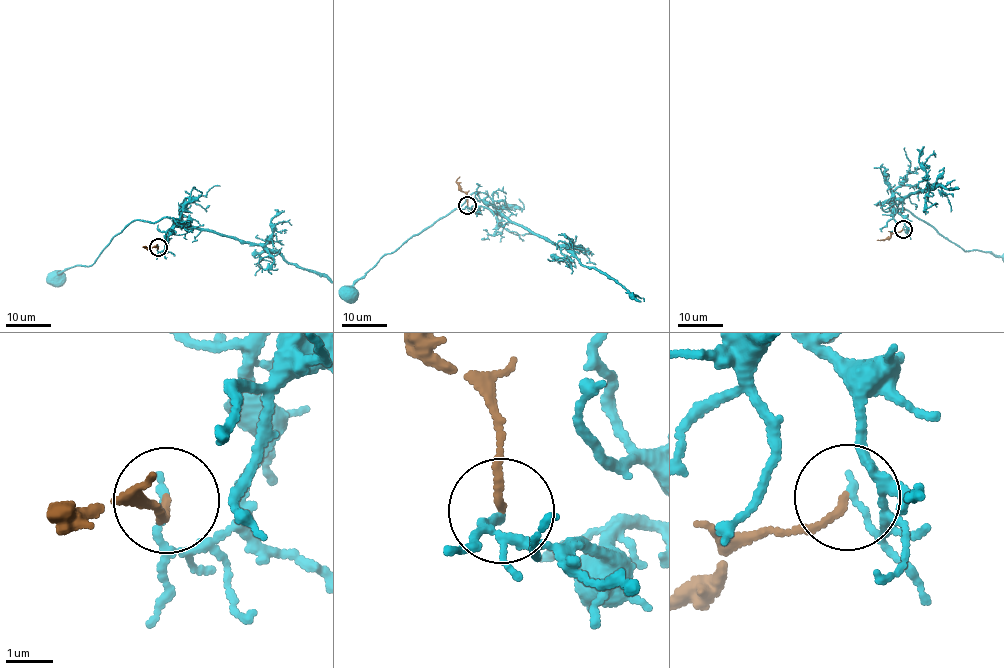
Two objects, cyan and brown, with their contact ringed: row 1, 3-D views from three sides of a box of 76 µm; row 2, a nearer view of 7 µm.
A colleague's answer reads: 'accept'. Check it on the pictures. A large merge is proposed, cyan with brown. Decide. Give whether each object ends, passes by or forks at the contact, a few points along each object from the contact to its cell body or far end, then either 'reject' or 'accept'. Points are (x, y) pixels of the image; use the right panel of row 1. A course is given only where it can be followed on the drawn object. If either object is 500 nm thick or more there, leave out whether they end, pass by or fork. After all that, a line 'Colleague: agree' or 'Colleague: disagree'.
cyan ends | brown ends | brown via (902, 229), (877, 240) | reject
Colleague: disagree

